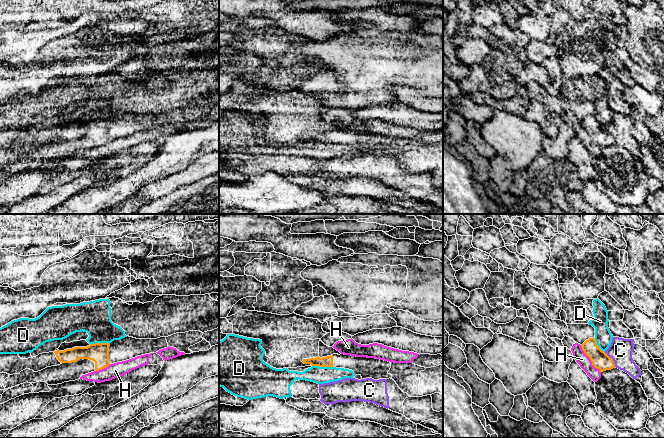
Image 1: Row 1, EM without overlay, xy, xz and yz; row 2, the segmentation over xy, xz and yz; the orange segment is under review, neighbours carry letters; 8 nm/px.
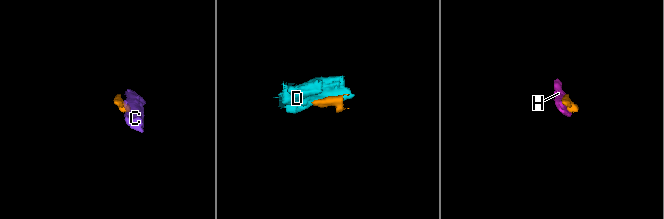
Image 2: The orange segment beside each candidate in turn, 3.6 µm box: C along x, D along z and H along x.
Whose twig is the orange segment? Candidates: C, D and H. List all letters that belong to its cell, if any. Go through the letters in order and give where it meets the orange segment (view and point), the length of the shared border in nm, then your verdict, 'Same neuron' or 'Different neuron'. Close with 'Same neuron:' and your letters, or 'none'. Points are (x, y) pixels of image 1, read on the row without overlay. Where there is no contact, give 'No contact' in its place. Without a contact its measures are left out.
C: Touches orange at yz (612, 135). Shared border 150 nm. Different neuron
D: Touches orange at xz (322, 142). Shared border 170 nm. Different neuron
H: Touches orange at yz (590, 135). Shared border 280 nm. Different neuron
Same neuron: none

